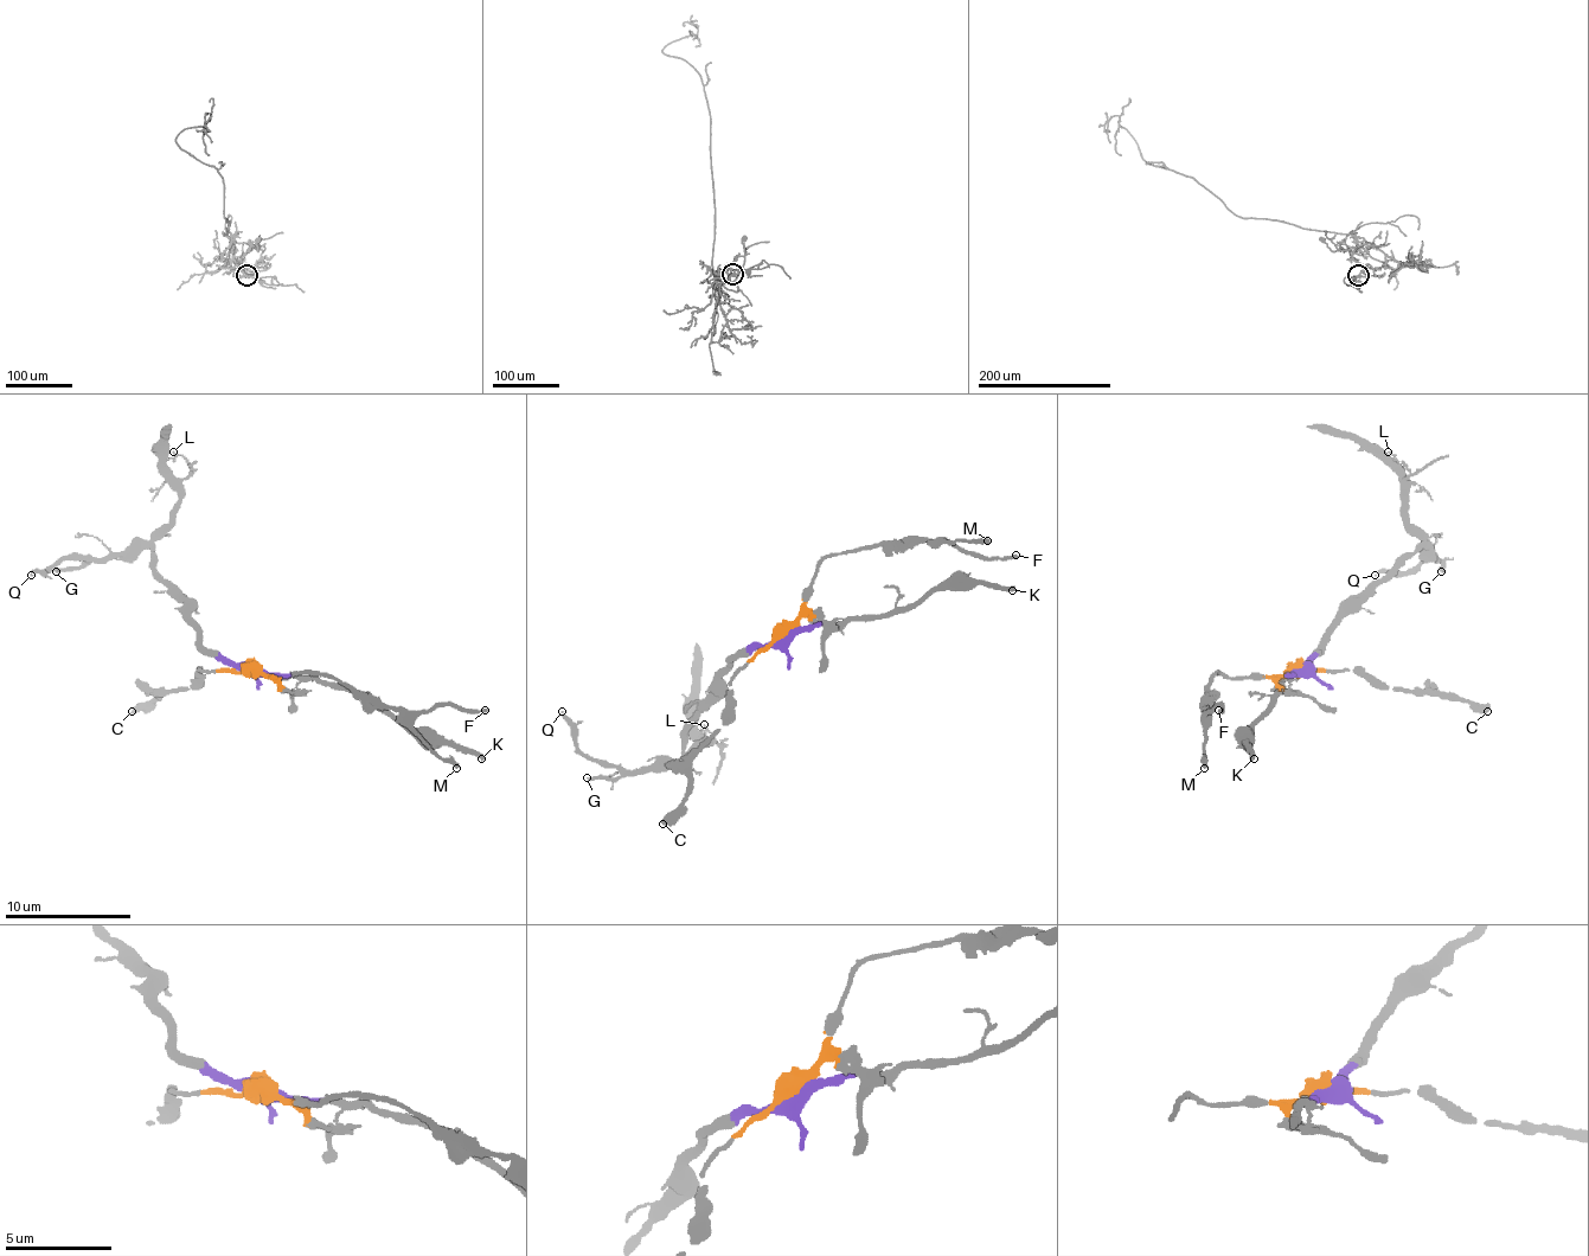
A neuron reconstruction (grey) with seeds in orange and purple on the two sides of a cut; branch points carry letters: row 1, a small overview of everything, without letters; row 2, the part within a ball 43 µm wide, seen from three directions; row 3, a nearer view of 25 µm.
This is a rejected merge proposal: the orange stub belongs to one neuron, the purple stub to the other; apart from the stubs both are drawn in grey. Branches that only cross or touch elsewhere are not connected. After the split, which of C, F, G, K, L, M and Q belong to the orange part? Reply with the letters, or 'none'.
C, F, M

